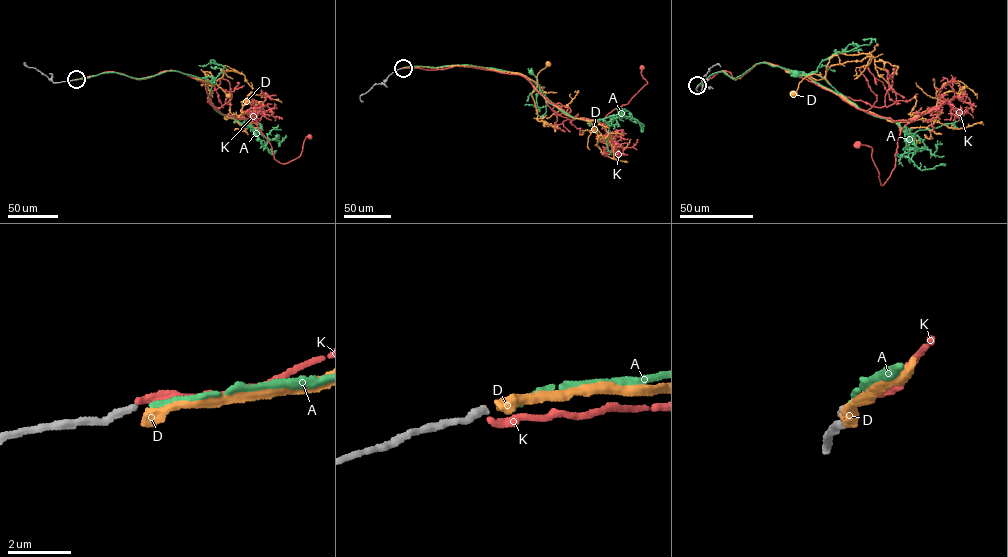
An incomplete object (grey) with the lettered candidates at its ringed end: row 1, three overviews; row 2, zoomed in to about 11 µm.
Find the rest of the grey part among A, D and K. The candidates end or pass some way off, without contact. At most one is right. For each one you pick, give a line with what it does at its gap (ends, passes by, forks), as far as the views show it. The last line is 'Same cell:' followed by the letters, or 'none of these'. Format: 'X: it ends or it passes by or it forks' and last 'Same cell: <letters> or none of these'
A: it ends
Same cell: A

